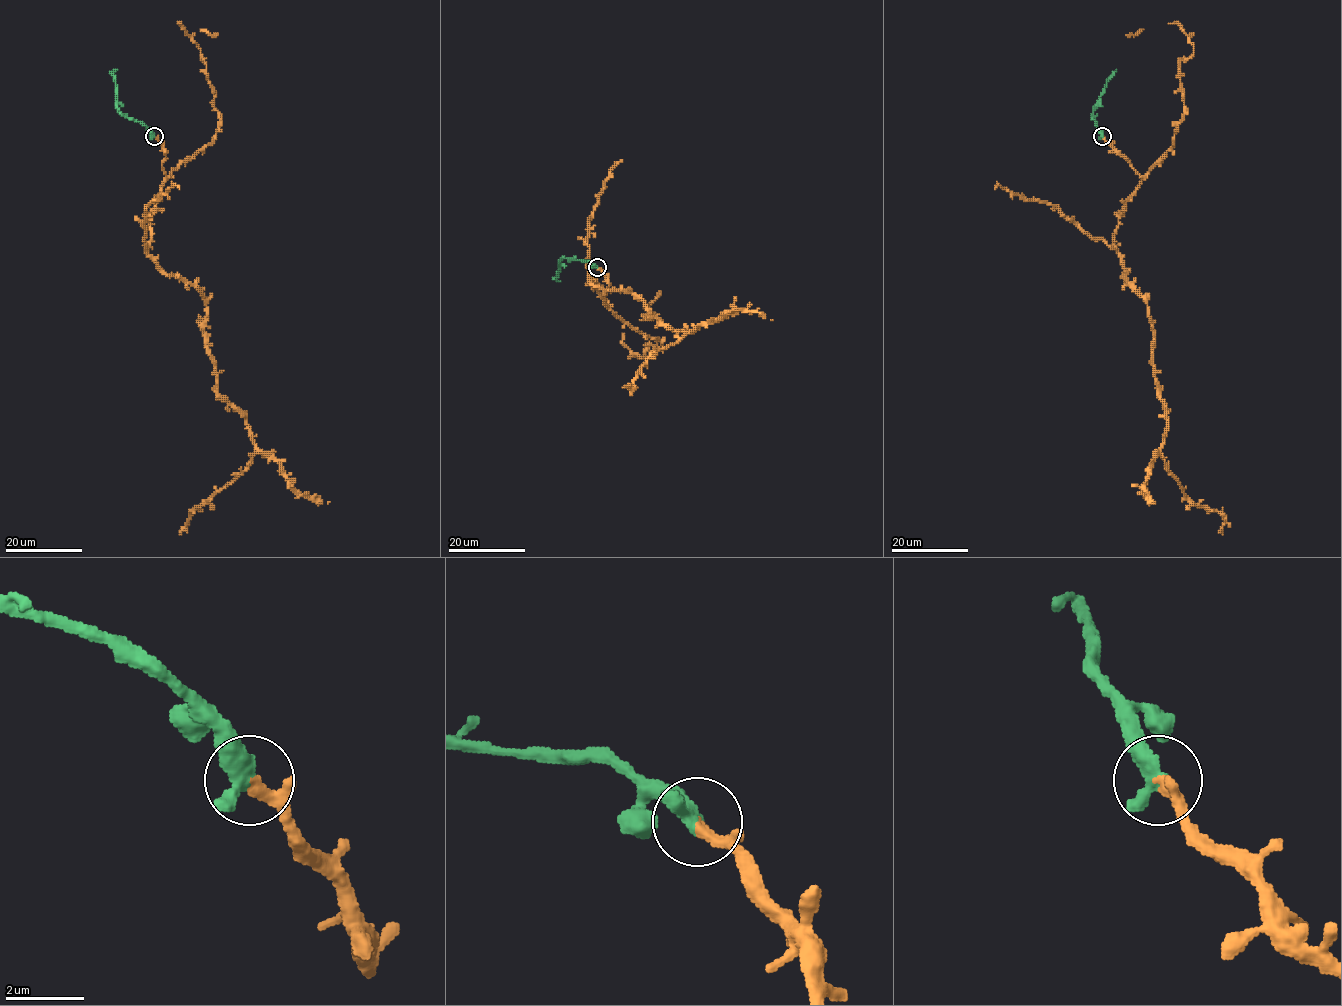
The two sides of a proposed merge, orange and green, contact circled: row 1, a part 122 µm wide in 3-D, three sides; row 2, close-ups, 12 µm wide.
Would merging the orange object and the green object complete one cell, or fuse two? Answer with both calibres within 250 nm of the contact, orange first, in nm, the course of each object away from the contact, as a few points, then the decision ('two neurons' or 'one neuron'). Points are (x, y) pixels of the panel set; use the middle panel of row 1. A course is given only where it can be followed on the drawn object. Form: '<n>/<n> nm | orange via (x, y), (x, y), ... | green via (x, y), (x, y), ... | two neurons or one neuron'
220/550 nm | orange via (596, 267), (608, 306), (593, 279), (633, 292), (648, 318), (698, 325), (622, 387) | green via (596, 267), (588, 261), (563, 258), (555, 279), (560, 282) | one neuron

